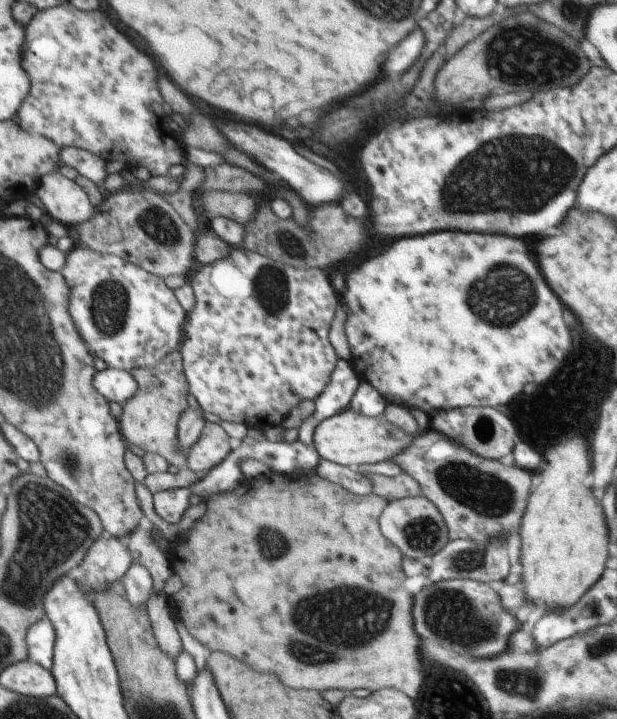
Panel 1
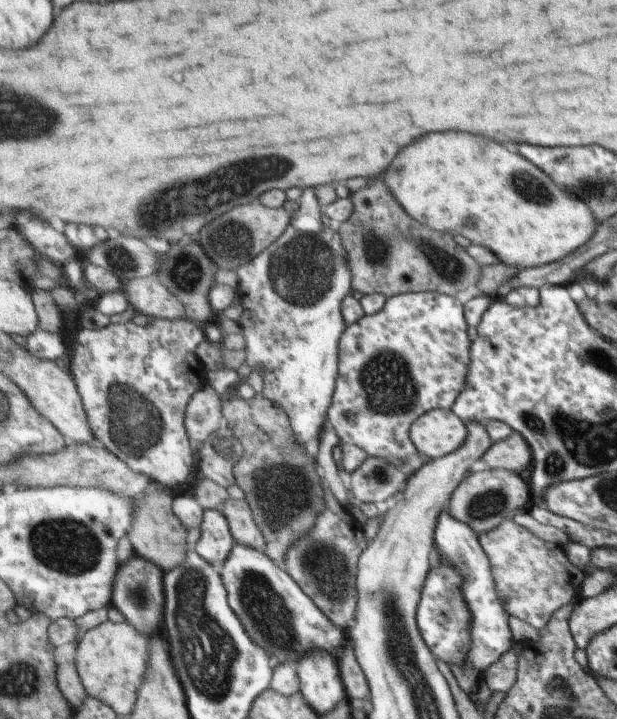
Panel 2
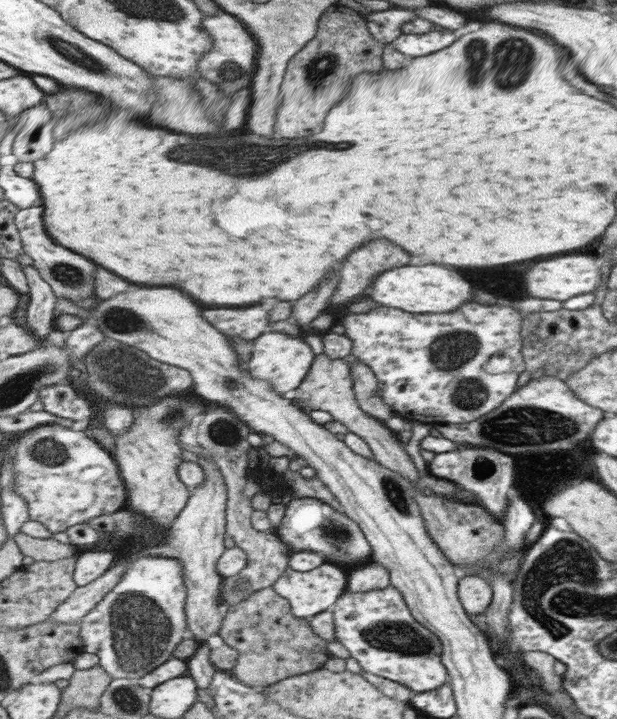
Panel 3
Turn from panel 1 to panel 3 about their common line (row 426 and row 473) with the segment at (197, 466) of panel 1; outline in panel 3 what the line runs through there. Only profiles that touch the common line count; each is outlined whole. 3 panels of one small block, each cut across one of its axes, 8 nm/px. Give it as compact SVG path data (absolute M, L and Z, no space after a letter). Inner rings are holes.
M203 452L206 457L193 457L204 468L205 482L191 493L188 505L176 518L173 528L169 530L165 544L148 547L140 552L140 556L164 556L179 559L184 566L185 584L188 587L187 614L189 628L200 644L209 640L213 634L219 634L223 616L219 616L219 600L215 596L221 594L223 576L216 567L225 551L225 524L228 524L227 480L224 477L216 458Z

